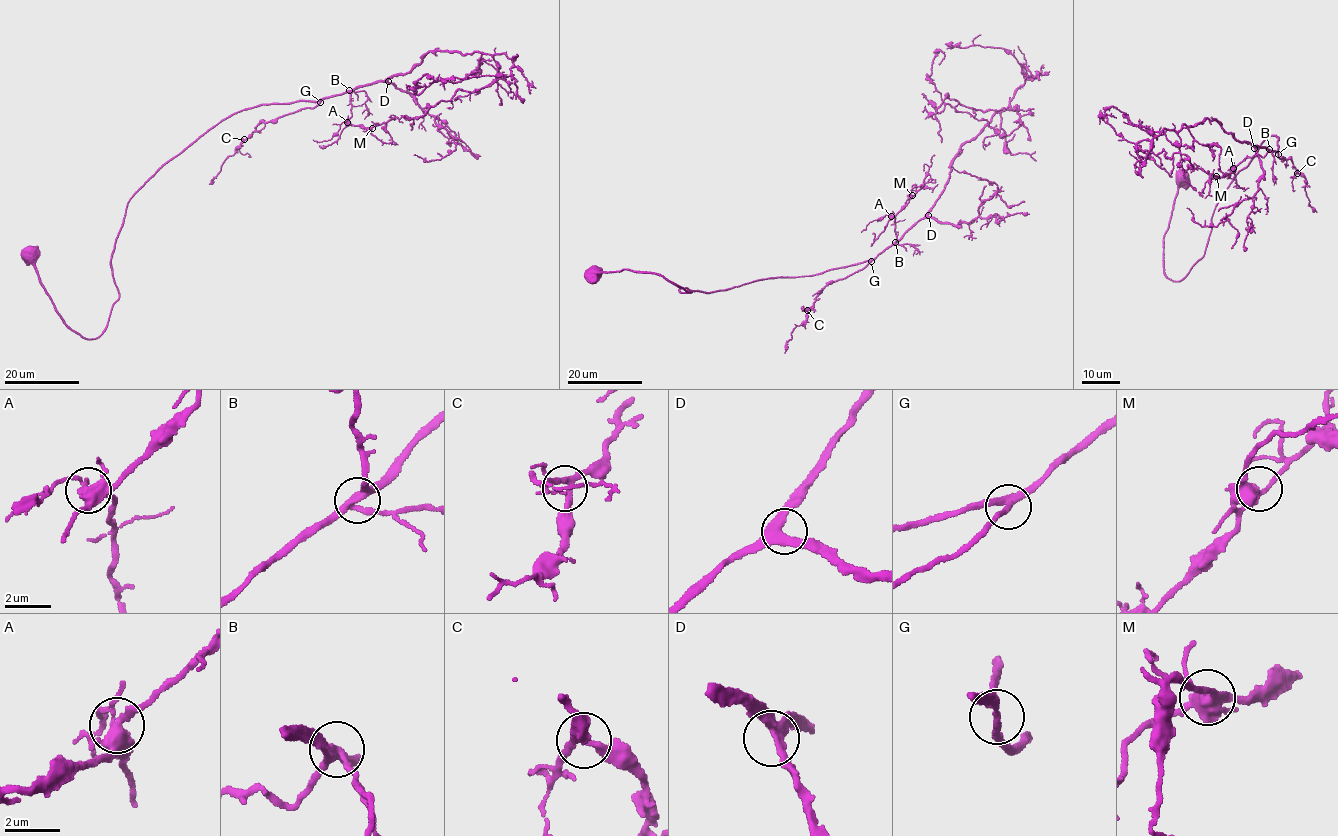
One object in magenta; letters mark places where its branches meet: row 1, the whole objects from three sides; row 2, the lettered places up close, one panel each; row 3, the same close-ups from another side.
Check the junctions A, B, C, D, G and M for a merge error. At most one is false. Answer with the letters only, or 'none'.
none

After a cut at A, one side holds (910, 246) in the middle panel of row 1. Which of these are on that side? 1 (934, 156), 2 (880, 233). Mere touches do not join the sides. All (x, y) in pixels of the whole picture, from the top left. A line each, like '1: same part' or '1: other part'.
1: other part
2: other part

